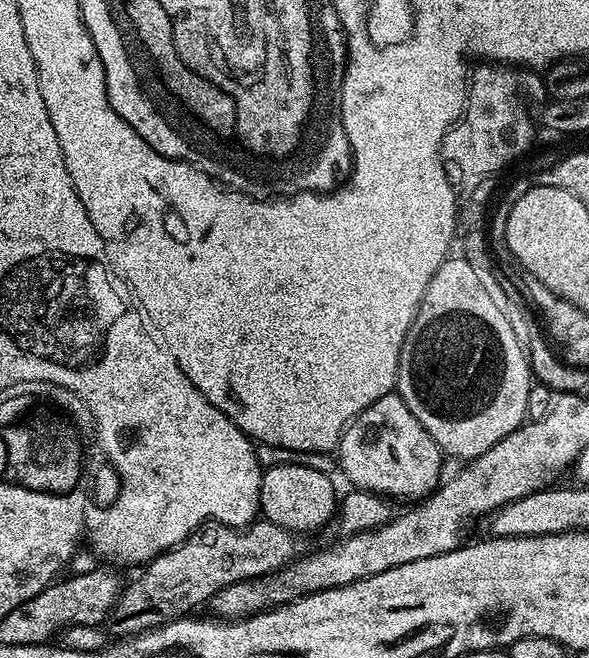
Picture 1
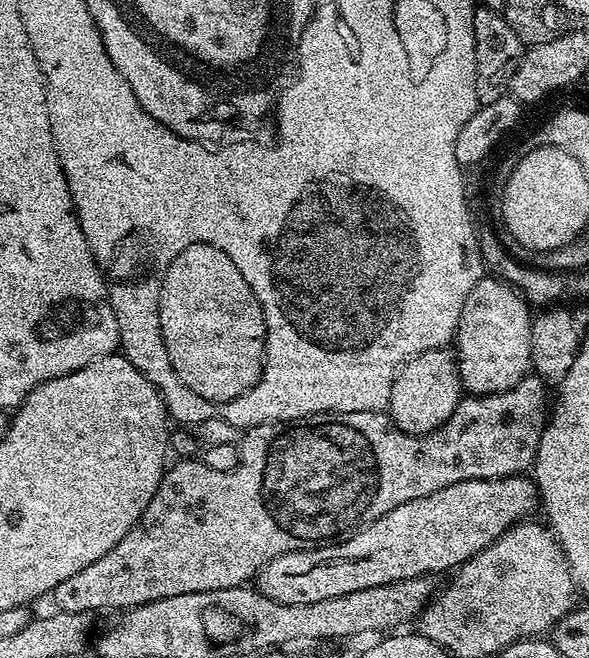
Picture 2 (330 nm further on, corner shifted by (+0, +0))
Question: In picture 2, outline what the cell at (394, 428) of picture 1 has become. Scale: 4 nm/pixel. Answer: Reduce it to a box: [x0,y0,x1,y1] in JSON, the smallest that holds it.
[386,347,461,436]

